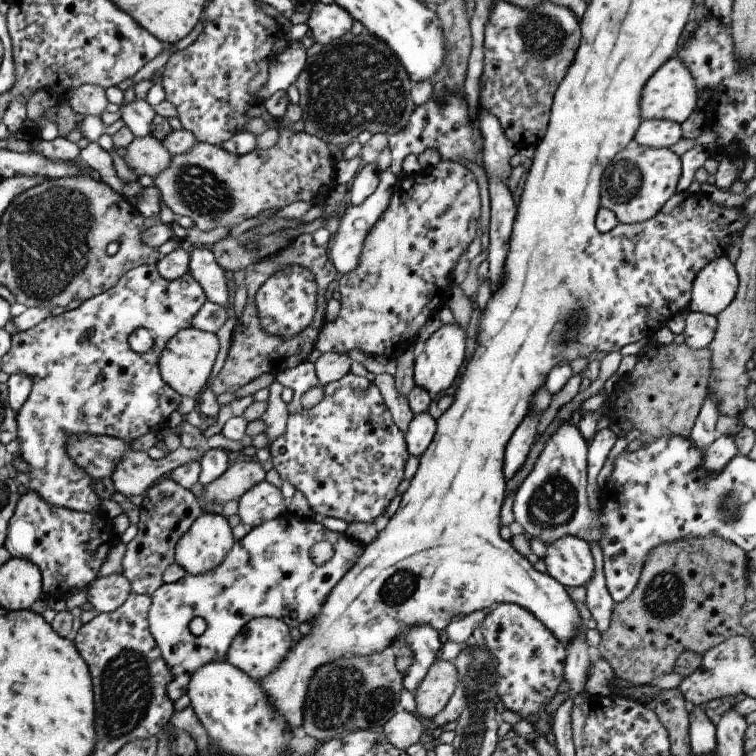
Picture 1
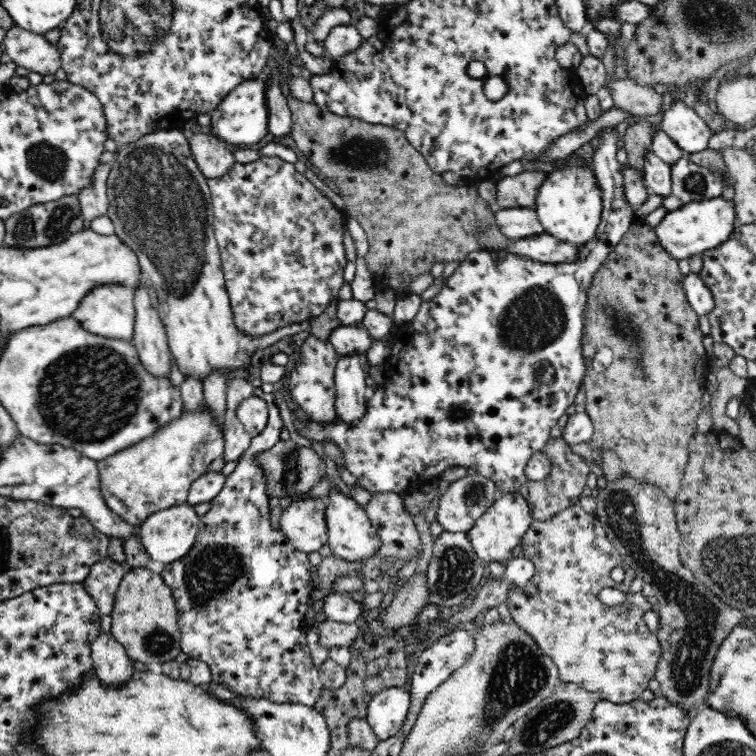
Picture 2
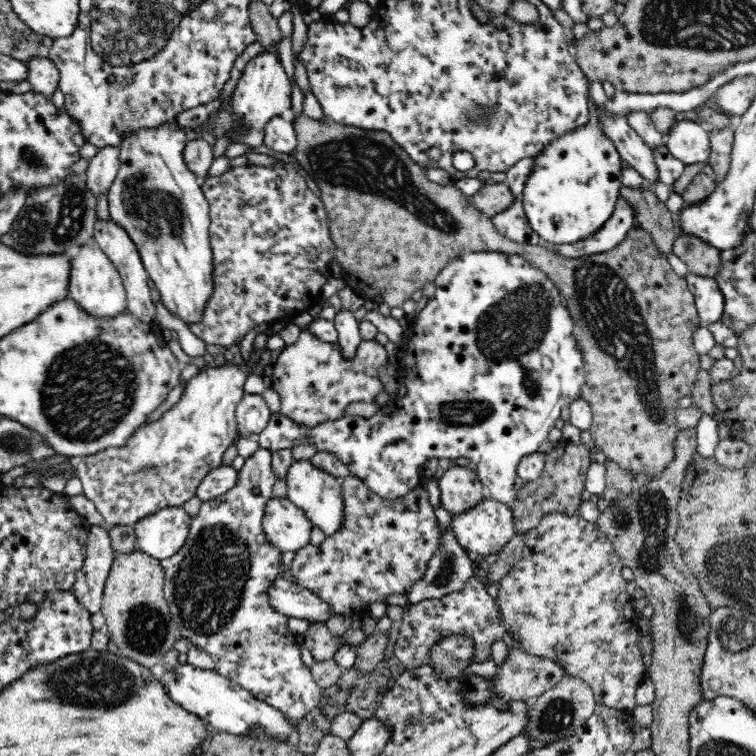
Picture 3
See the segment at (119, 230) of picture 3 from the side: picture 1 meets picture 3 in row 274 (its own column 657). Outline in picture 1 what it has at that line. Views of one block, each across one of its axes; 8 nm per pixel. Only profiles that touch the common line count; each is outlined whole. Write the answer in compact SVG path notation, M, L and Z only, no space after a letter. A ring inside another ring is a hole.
M645 120L640 123L635 137L638 145L655 149L669 148L682 136L680 124L674 121Z

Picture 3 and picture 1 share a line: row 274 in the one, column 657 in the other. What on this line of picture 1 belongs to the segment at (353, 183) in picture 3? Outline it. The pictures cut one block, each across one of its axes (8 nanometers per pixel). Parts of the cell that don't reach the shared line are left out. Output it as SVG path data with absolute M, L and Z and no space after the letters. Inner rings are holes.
M654 341L638 357L633 371L608 395L608 410L631 420L634 429L640 430L644 445L664 435L689 438L709 390L710 349L696 350L686 343L661 345ZM708 535L707 537L690 538L690 541L686 539L674 541L671 546L666 543L658 545L657 547L654 547L647 556L647 561L643 566L636 588L632 593L630 593L630 596L628 596L626 600L615 603L608 630L601 634L601 641L598 646L600 654L602 654L602 658L613 668L617 678L627 680L628 682L635 683L636 685L648 685L657 676L674 672L677 658L684 651L694 651L695 653L704 655L708 652L708 650L718 646L721 642L743 633L742 628L740 628L740 616L741 608L746 600L747 586L746 552L739 546L736 546L733 542L724 540L723 538L714 535Z

